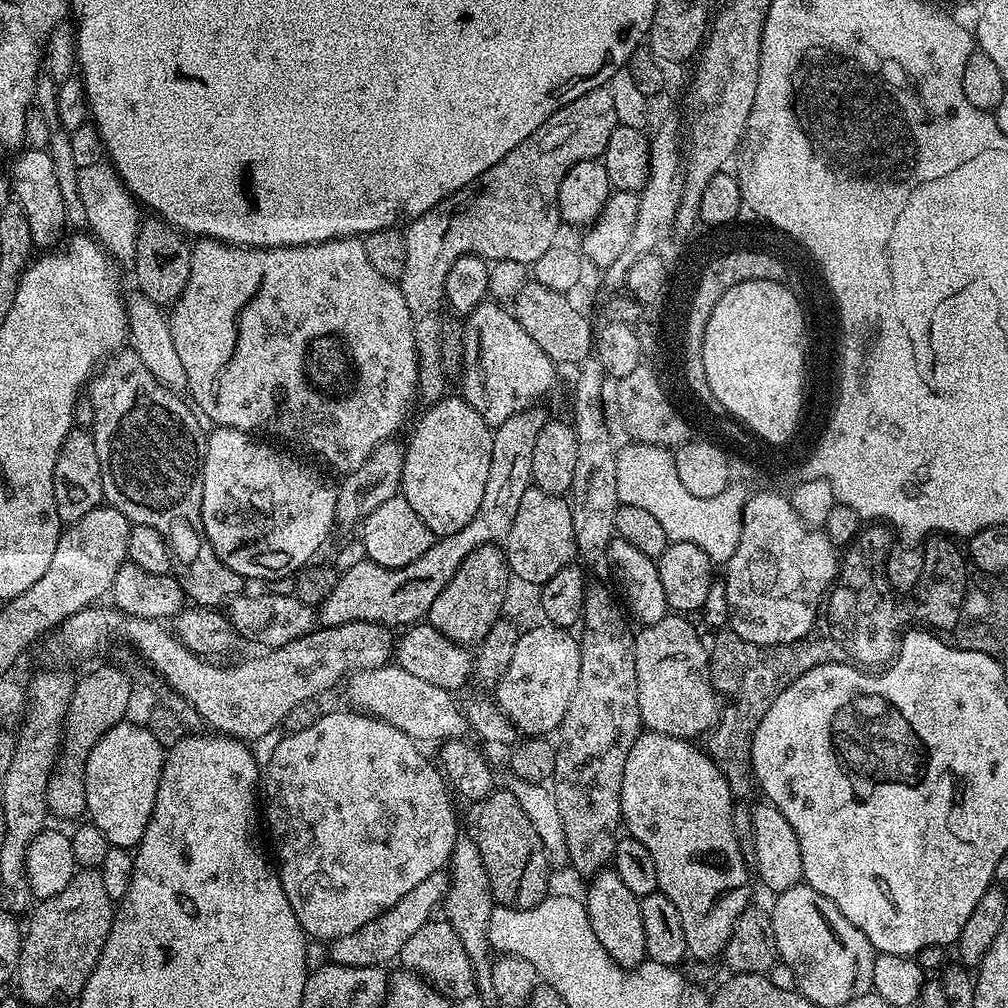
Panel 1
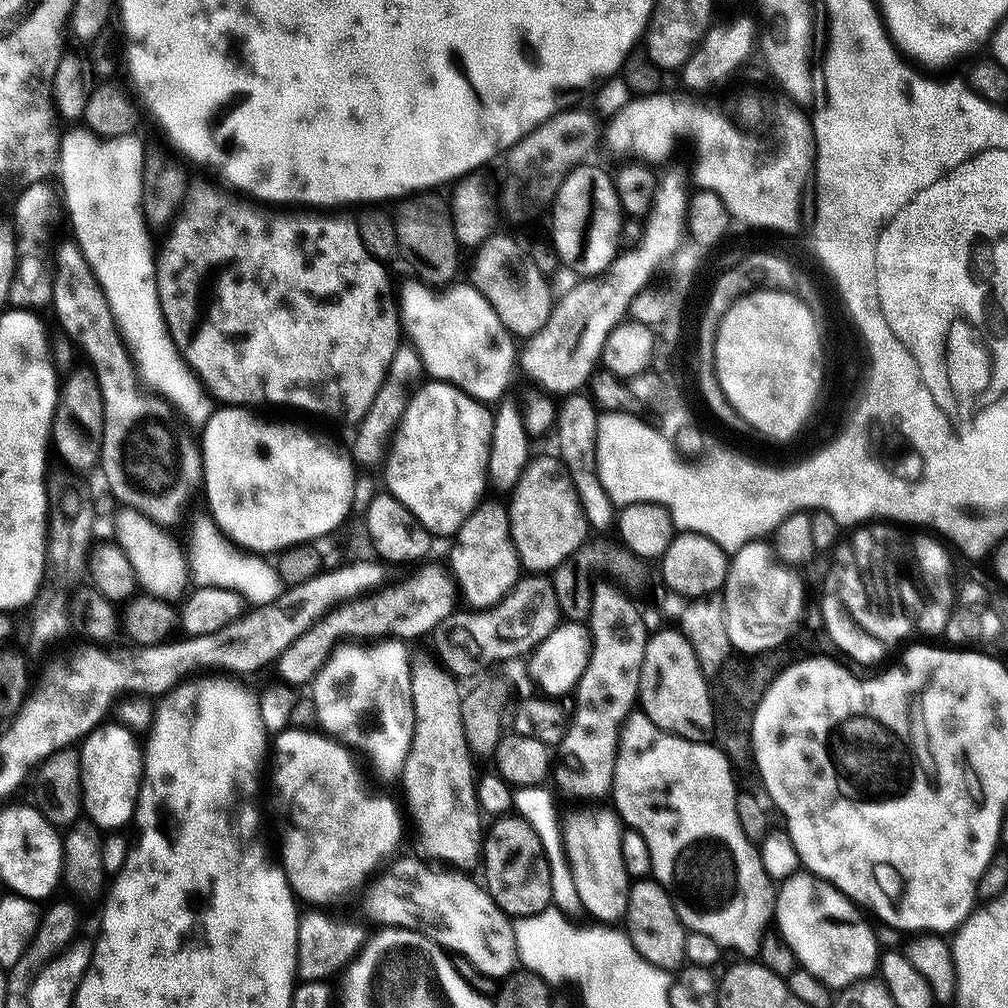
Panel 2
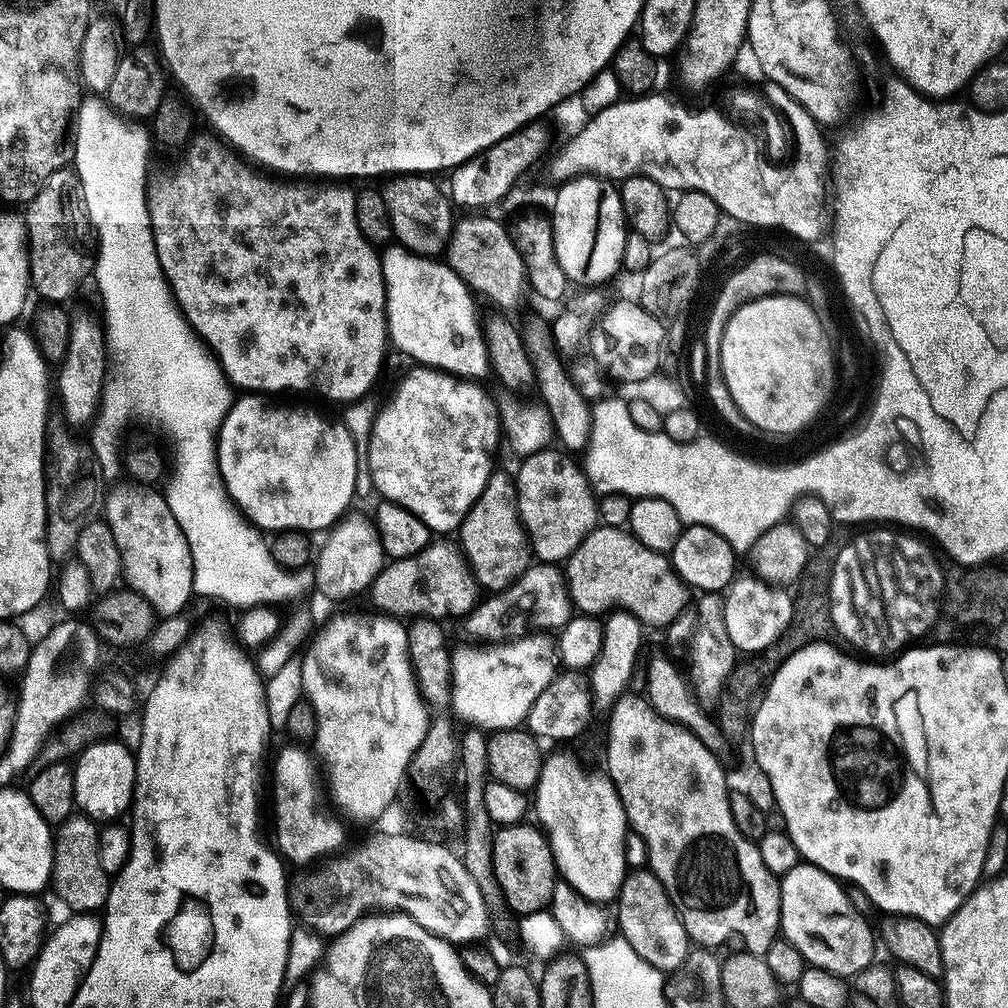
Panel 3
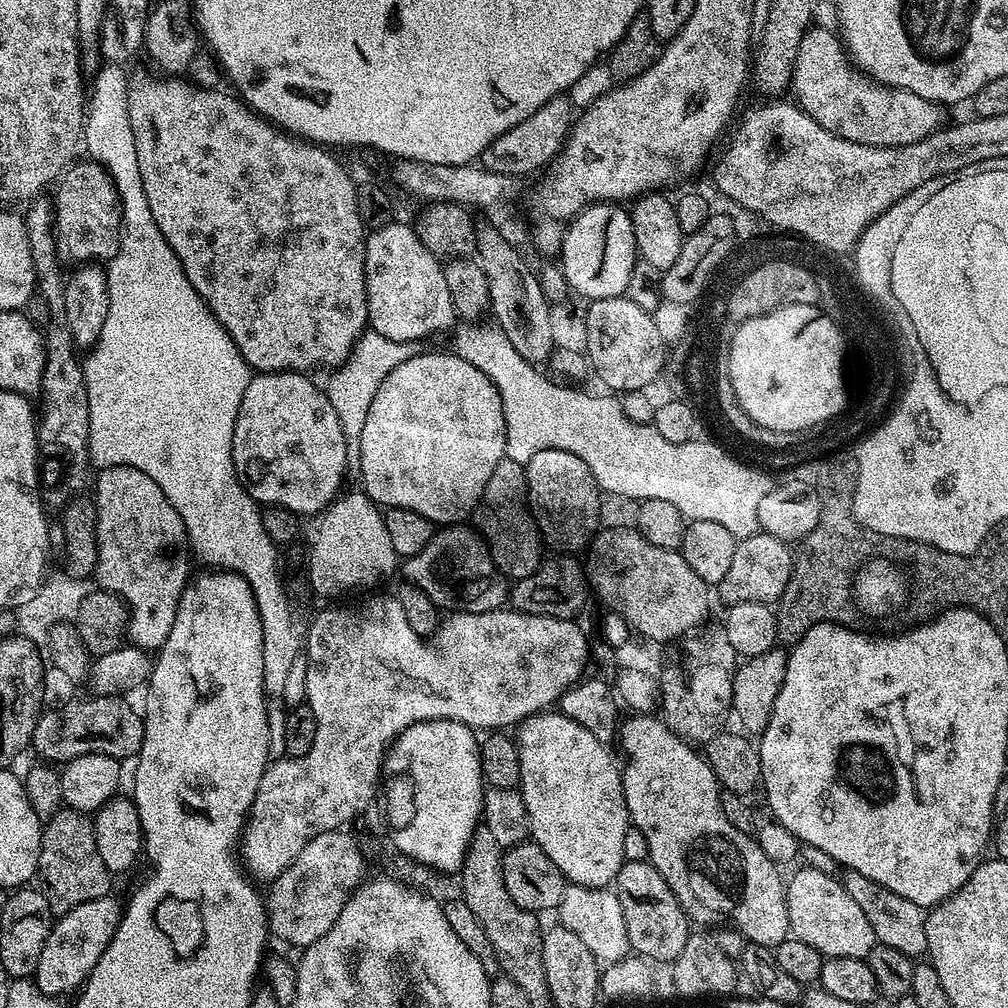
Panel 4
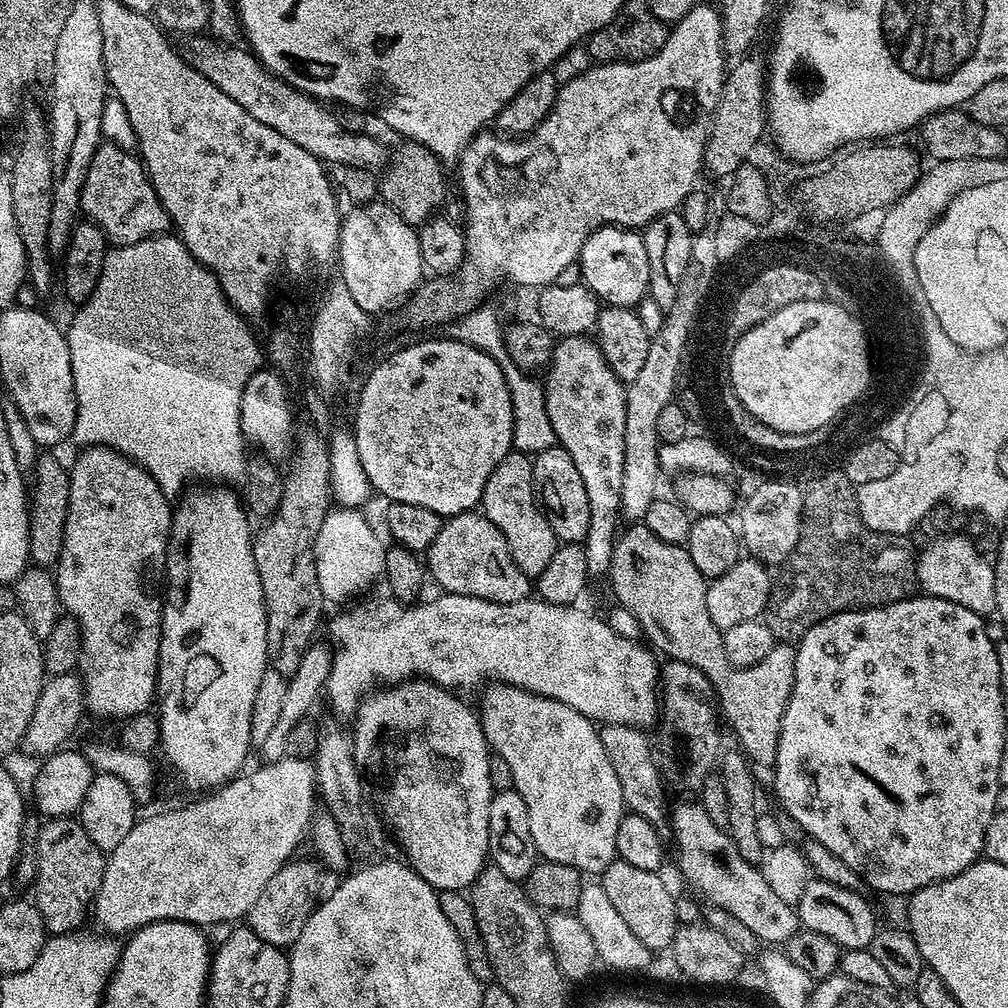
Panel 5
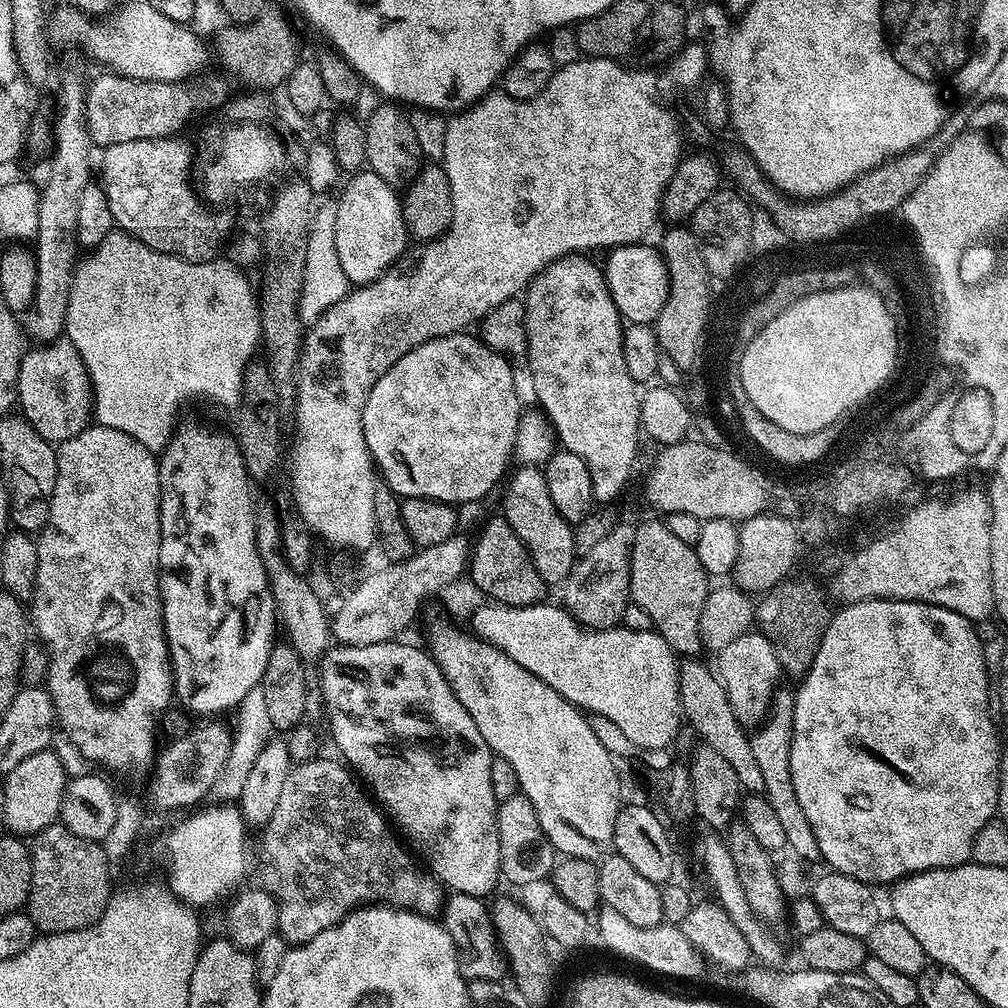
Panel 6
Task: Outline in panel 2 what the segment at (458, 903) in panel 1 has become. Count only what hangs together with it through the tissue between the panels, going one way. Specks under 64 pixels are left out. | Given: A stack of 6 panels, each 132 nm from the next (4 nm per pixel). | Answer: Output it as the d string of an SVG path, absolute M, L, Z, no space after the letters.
M435 659L412 660L410 694L414 706L414 730L412 745L404 759L402 775L404 775L404 798L418 824L416 844L420 847L419 855L429 861L437 860L432 862L452 870L472 870L468 868L474 867L475 864L477 867L482 860L482 841L486 835L486 824L482 819L480 803L476 797L478 771L476 772L475 766L472 765L474 752L462 726L460 713L462 688L456 684L459 684L457 677L447 672Z

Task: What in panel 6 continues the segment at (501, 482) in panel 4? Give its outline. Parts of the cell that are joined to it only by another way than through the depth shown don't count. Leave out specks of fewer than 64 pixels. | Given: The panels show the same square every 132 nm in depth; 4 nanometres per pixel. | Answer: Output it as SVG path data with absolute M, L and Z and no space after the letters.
M520 466L516 470L516 473L513 471L507 477L503 485L502 519L508 523L510 530L514 530L514 534L518 534L530 562L534 562L534 570L538 570L545 585L563 585L578 559L572 537L573 525L554 510L554 502L550 502L550 492L546 490L546 478L539 467Z

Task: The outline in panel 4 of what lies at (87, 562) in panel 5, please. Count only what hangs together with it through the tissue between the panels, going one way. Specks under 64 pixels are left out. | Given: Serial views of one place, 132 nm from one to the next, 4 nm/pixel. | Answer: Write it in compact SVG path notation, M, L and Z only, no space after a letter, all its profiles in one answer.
M114 466L113 468L101 468L99 469L98 475L100 477L95 477L94 480L94 488L96 484L96 496L94 495L94 503L96 505L96 549L98 550L98 558L96 559L96 571L94 573L94 580L97 580L99 587L103 589L105 592L113 592L115 596L119 596L121 600L124 601L125 604L128 605L128 630L126 633L127 639L131 641L135 647L142 648L145 650L159 650L160 647L164 645L166 642L166 638L170 634L170 630L174 626L174 618L176 617L176 611L178 610L178 602L182 594L184 593L184 588L188 585L190 579L190 571L188 572L188 556L190 560L190 541L188 538L188 532L184 528L184 523L182 522L182 518L178 518L178 510L174 510L174 506L170 506L170 502L166 498L166 494L162 494L162 490L158 490L158 486L155 482L152 481L147 474L142 474L142 470L134 470L134 466Z

